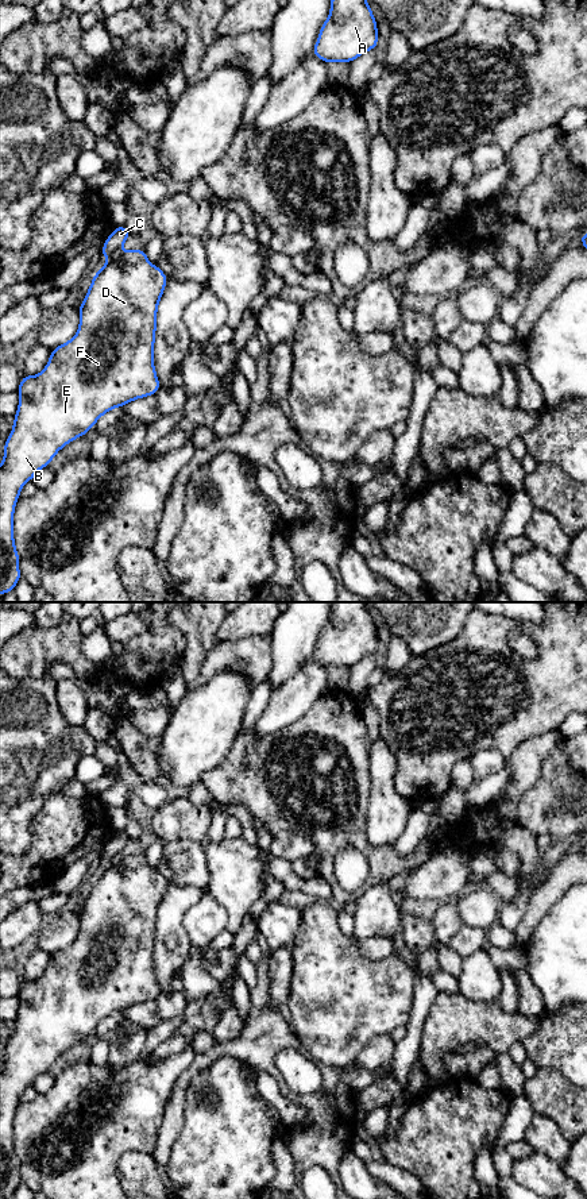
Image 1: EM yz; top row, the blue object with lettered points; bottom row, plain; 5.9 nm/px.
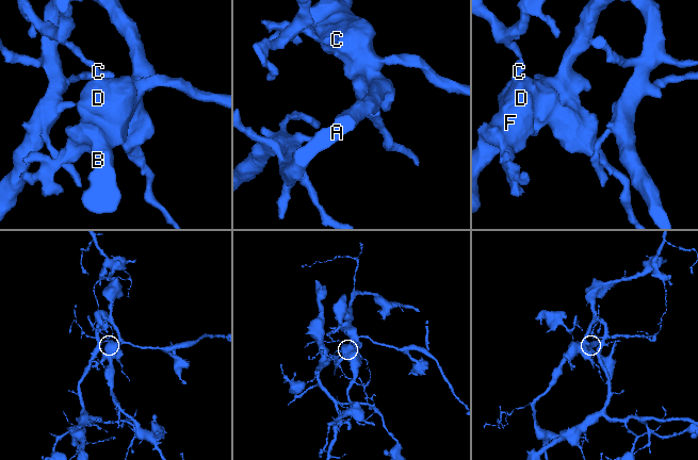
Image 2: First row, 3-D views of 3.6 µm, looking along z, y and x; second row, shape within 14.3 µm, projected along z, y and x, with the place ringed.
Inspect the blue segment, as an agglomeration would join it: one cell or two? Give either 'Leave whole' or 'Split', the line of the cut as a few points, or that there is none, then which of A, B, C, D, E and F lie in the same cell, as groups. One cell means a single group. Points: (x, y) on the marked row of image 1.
Split. Split along yz (119, 253), (111, 258). Groups: A B D E F / C

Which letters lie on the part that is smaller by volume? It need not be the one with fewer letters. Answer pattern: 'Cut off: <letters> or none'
Cut off: C

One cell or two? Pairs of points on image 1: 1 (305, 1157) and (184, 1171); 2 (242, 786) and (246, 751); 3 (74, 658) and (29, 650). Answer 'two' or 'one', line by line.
1: two
2: one
3: one

